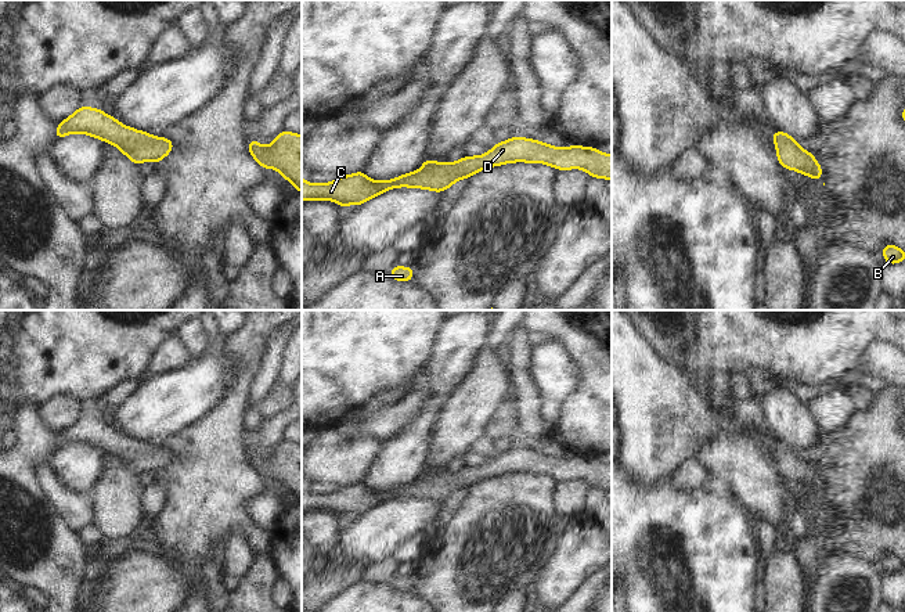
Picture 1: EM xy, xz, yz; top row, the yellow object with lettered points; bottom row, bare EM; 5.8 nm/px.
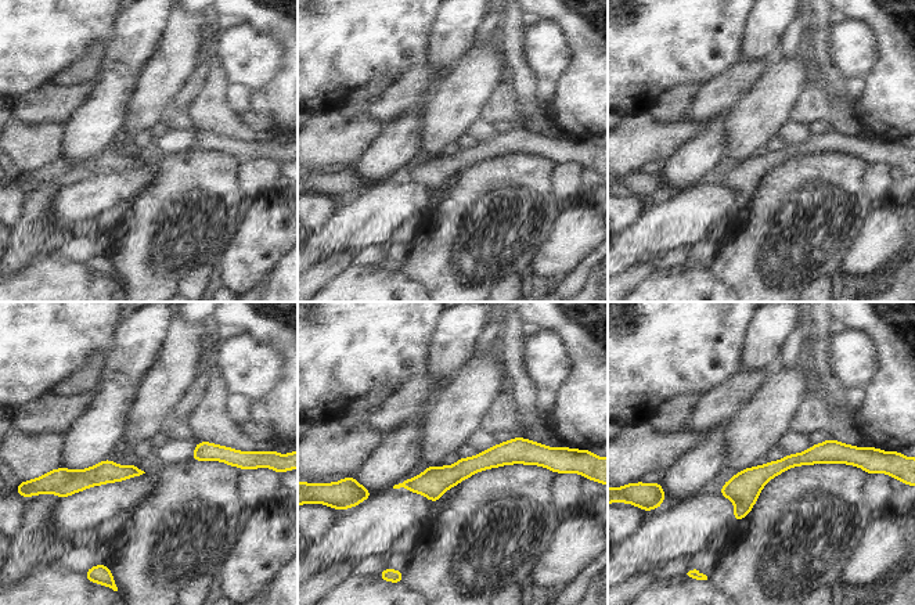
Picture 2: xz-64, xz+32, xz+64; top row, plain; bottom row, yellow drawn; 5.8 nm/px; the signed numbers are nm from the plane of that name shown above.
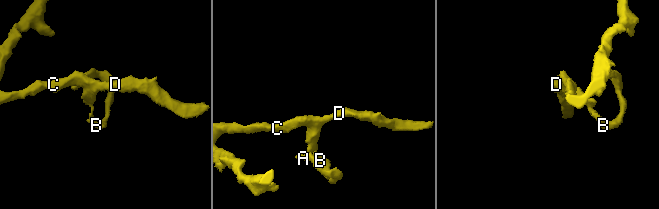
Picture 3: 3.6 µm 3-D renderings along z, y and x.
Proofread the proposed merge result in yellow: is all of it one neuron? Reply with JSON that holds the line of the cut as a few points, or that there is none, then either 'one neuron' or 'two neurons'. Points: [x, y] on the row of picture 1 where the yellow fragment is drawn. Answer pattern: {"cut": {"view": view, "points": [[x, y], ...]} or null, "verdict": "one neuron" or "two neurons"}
{"cut": null, "verdict": "one neuron"}

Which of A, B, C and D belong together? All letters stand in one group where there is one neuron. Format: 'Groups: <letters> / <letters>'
Groups: A B C D

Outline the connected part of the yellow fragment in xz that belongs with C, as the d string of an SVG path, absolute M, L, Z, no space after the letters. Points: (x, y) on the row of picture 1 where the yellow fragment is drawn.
M512 137L497 143L491 151L482 156L464 156L452 163L439 163L425 158L418 172L397 176L387 181L375 181L357 172L351 176L340 176L328 184L310 184L302 177L302 199L331 199L342 208L356 204L361 205L368 199L396 187L428 188L443 192L459 179L497 165L508 162L541 162L559 170L578 168L596 179L612 179L612 155L599 152L595 147L583 148L573 144L569 148Z

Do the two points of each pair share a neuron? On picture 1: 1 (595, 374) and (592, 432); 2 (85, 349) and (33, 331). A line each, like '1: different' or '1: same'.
1: same
2: same

